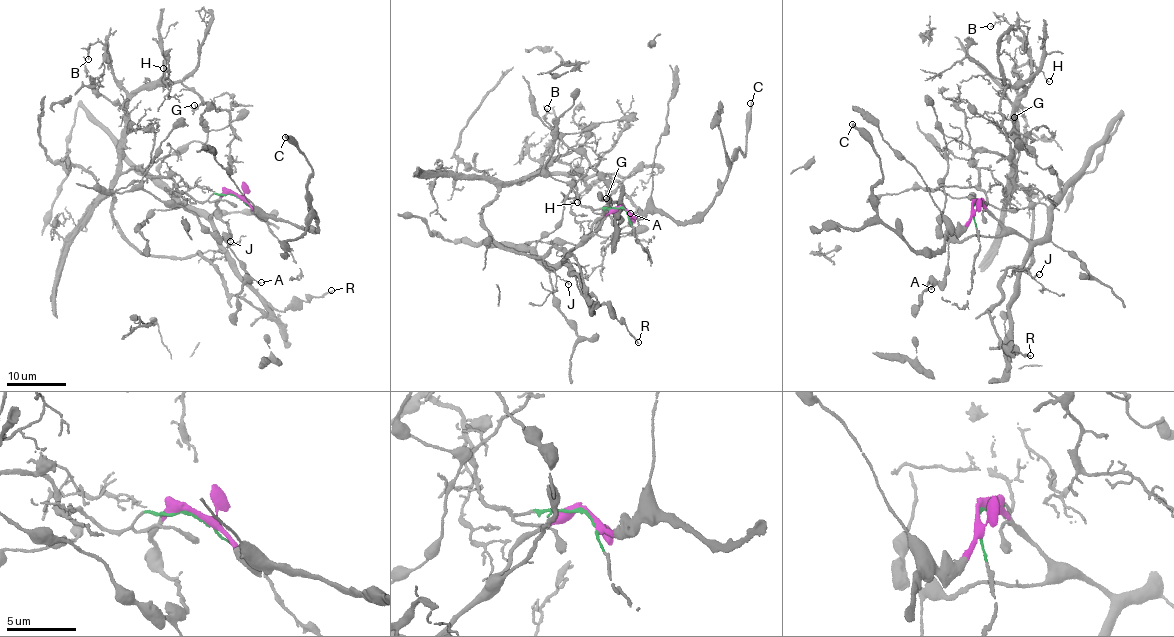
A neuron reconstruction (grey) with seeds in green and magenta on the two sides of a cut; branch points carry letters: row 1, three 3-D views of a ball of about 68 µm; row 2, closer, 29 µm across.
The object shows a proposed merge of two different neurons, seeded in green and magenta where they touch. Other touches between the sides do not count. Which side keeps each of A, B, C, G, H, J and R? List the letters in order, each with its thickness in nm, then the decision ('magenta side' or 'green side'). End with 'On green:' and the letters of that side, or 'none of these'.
A: 160 nm thick; magenta side
B: 100 nm thick; green side
C: 240 nm thick; magenta side
G: 110 nm thick; green side
H: 130 nm thick; green side
J: 140 nm thick; green side
R: 160 nm thick; magenta side
On green: B, G, H, J

